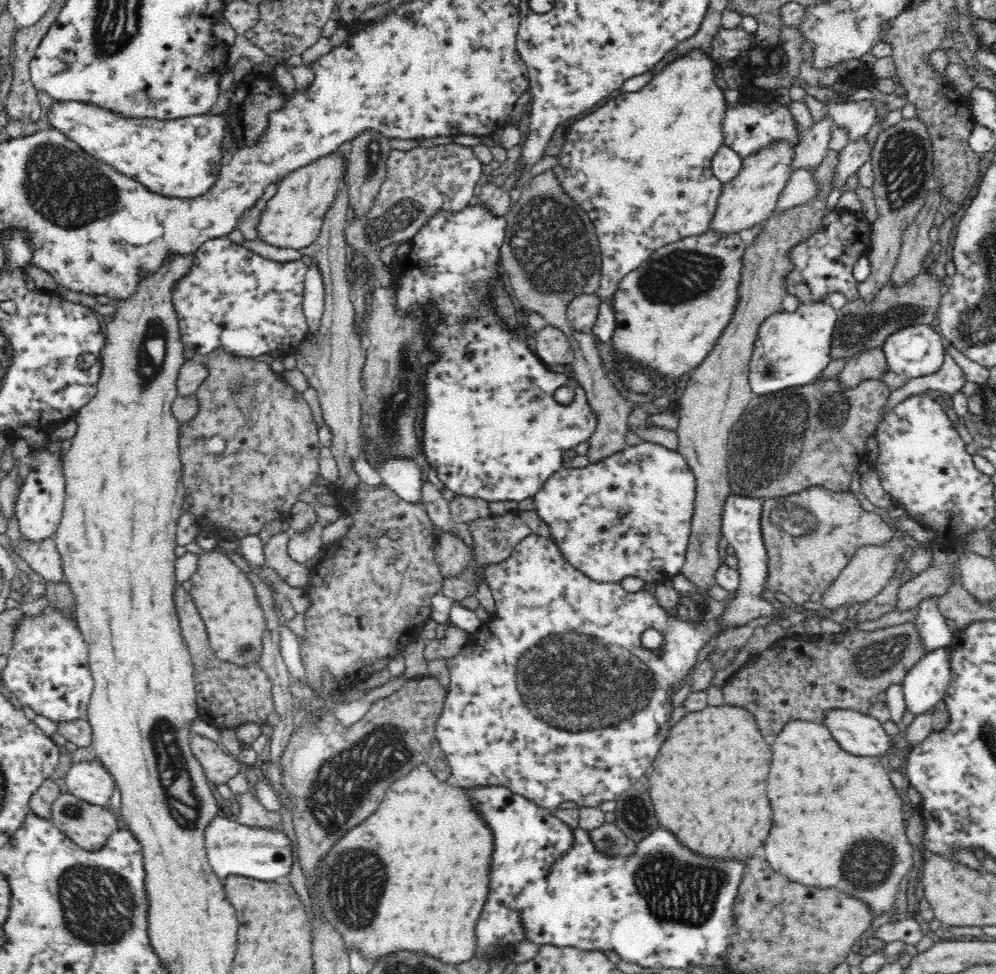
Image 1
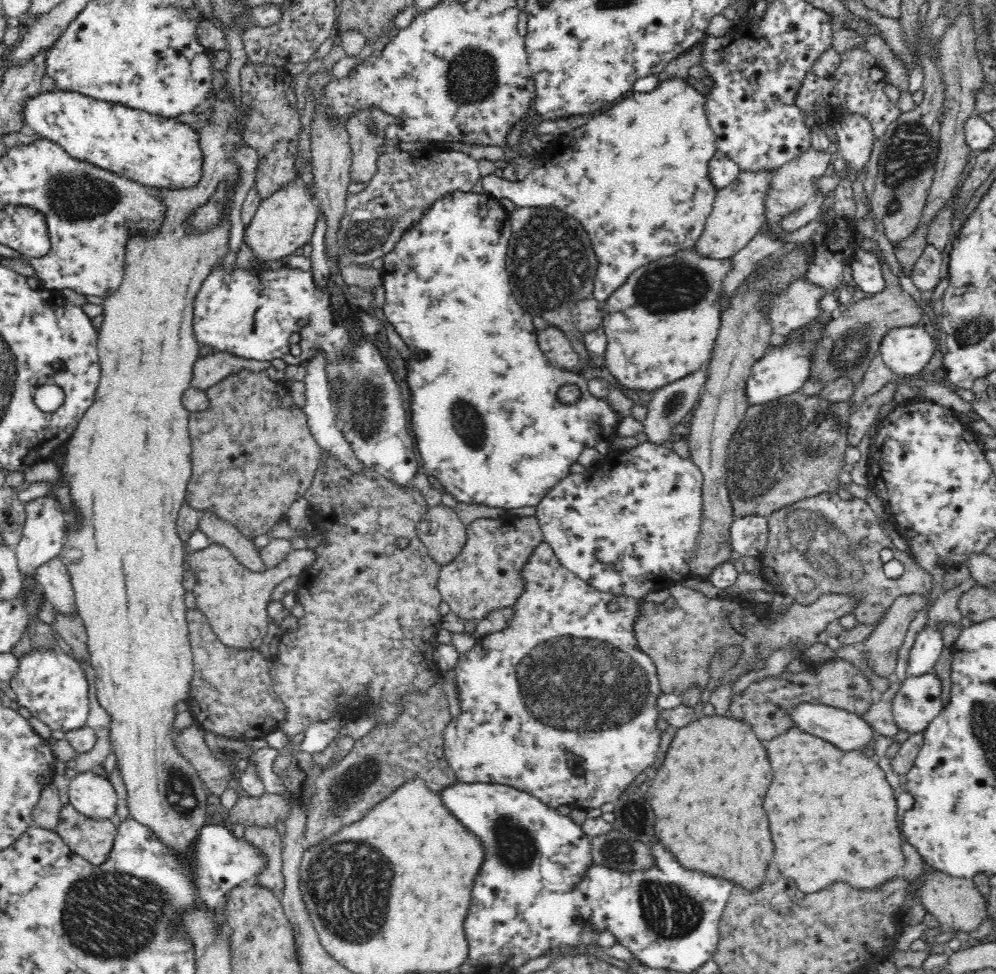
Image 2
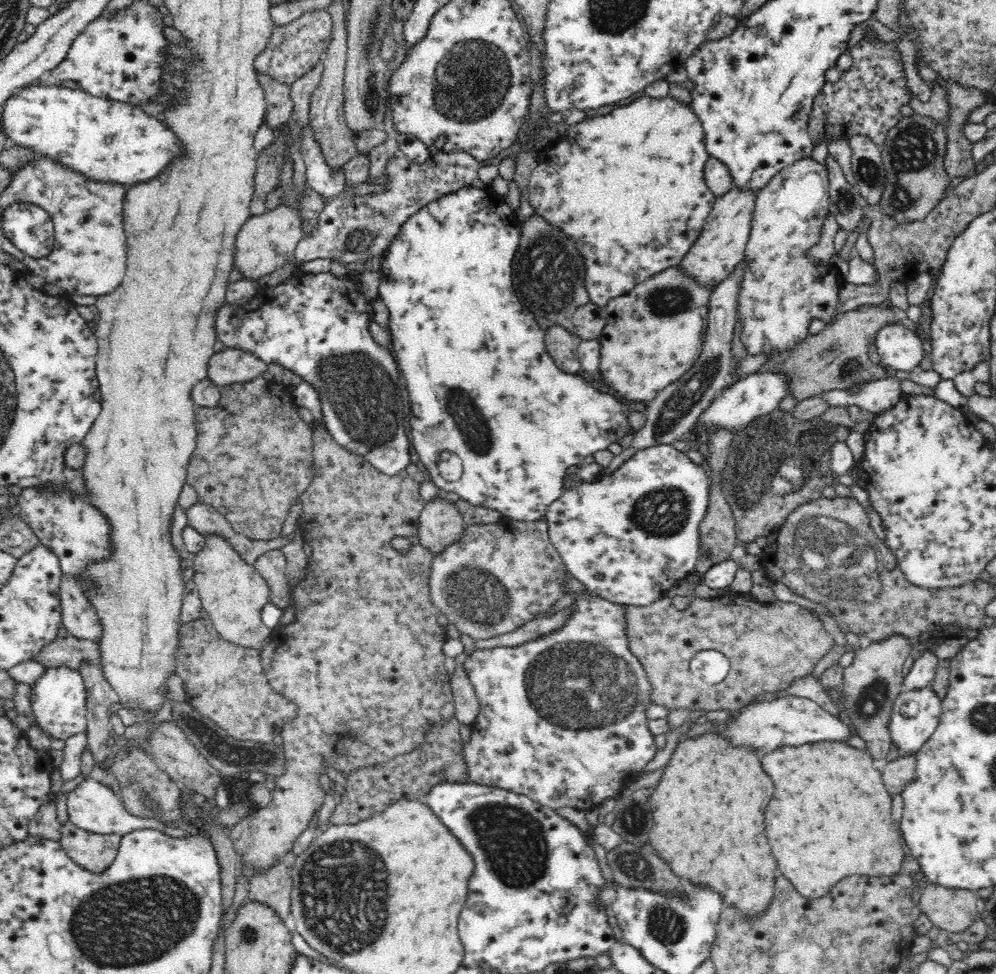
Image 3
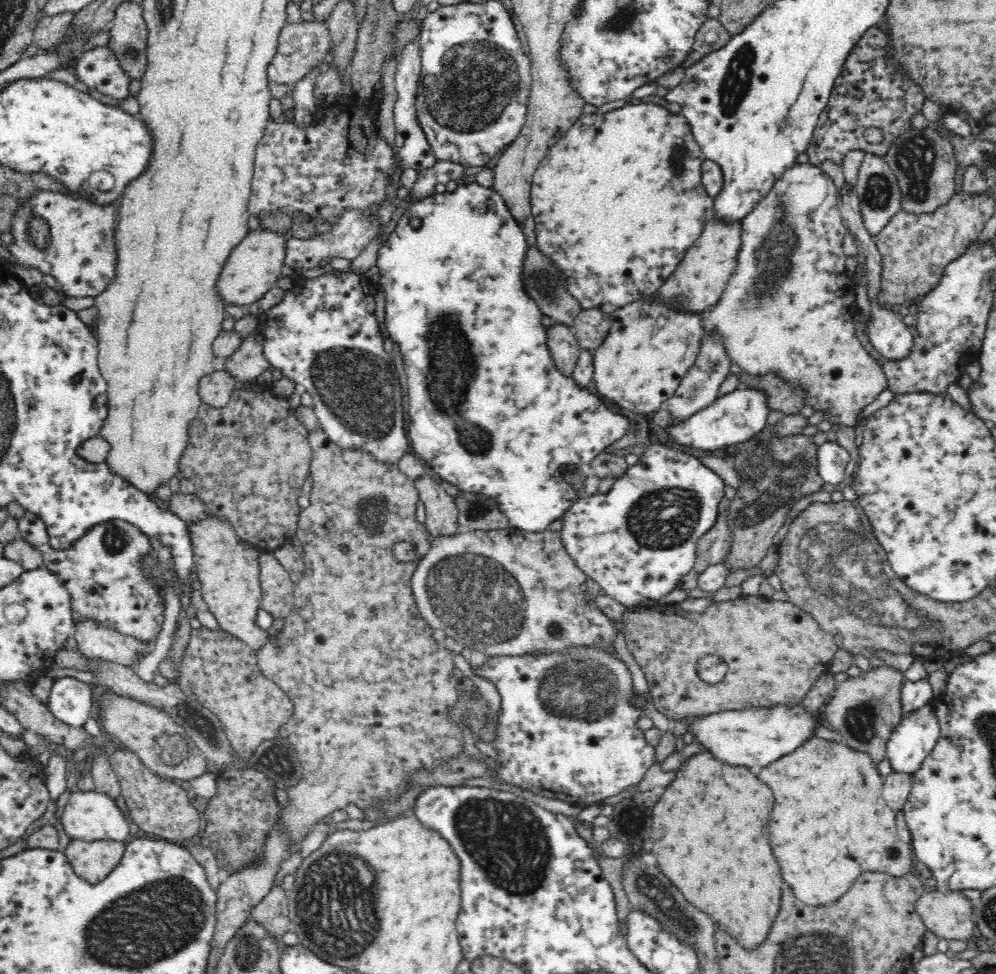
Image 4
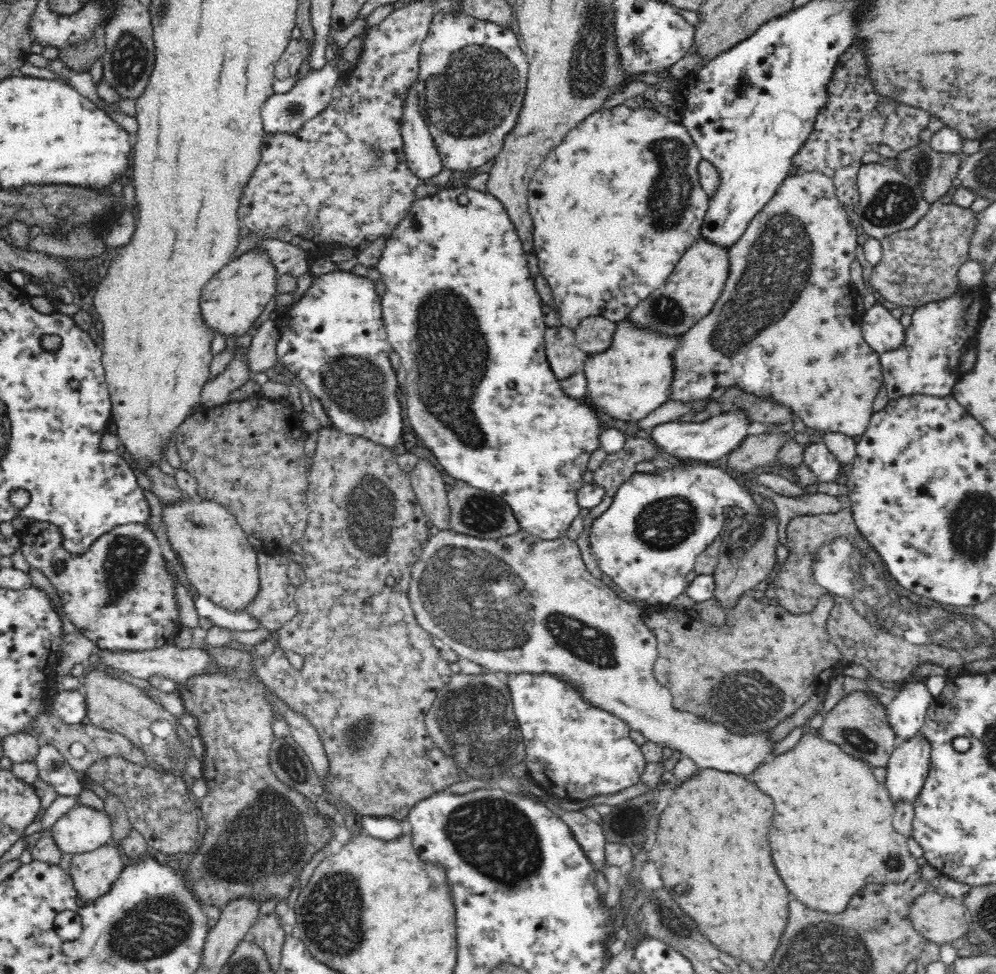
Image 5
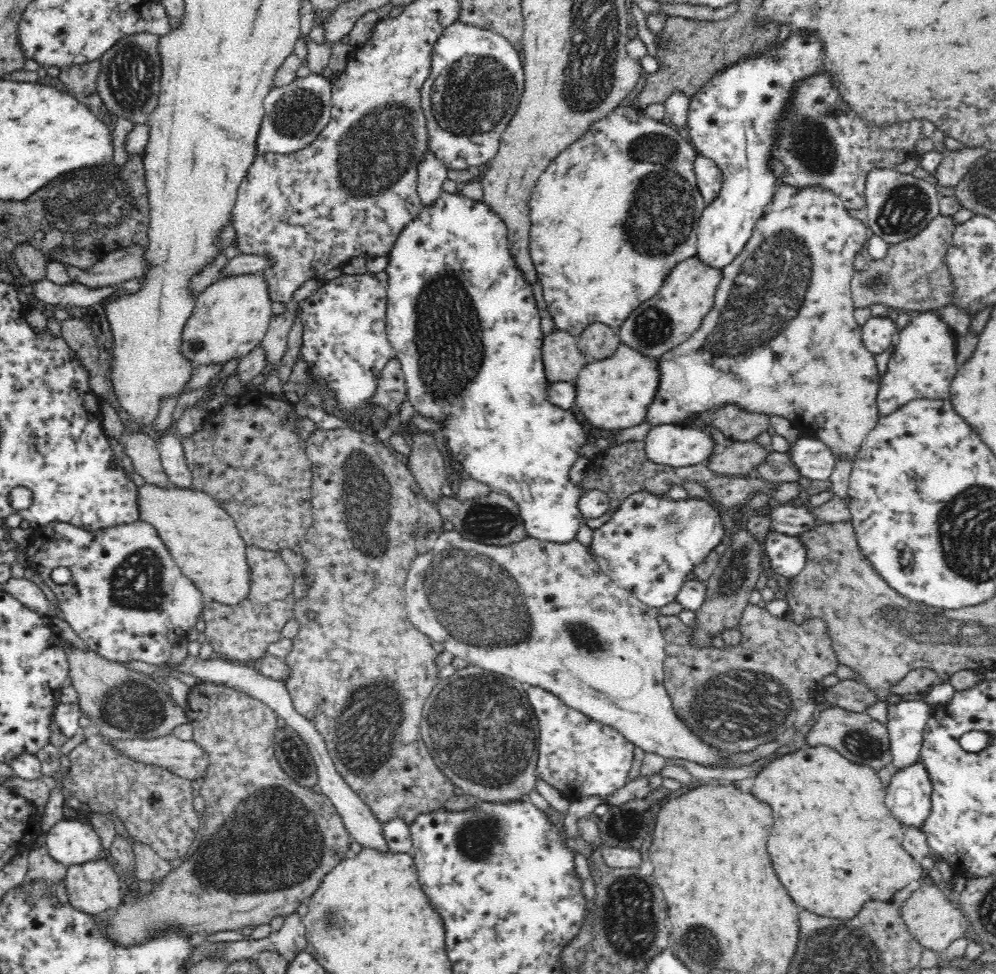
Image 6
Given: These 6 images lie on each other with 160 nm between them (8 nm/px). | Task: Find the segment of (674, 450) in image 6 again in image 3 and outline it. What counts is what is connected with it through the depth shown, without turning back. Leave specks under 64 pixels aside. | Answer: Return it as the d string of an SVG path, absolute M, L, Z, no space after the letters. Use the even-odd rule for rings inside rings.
M759 370L746 376L744 380L723 390L711 404L702 412L698 420L698 426L710 430L710 427L724 426L738 432L753 418L769 413L778 407L782 398L786 398L791 390L790 373L785 371L762 371Z

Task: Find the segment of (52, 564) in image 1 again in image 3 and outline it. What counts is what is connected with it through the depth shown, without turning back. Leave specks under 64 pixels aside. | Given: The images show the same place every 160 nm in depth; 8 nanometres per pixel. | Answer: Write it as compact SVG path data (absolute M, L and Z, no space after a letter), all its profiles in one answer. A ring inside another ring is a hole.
M61 572L56 594L58 594L62 626L76 638L96 642L100 632L98 618L87 602L79 582L80 580L74 575Z

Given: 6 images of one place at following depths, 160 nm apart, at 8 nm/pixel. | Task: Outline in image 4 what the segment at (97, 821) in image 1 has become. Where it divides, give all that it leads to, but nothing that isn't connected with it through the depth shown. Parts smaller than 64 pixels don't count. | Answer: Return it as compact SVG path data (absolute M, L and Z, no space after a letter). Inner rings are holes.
M70 838L65 855L75 874L86 881L100 882L118 865L124 854L125 841L87 841Z

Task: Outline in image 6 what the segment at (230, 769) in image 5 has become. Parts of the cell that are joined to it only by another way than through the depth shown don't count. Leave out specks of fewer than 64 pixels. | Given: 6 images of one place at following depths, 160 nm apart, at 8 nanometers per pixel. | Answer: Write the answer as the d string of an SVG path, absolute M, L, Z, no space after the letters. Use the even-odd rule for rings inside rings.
M199 683L196 686L190 687L187 704L184 708L187 714L187 719L193 728L193 740L196 741L206 753L208 766L205 770L205 775L200 778L198 782L198 789L200 790L200 796L204 799L204 836L202 836L202 844L198 848L198 860L196 860L196 876L204 882L200 884L198 880L190 880L190 870L192 870L192 862L184 862L180 864L178 868L173 868L170 873L163 876L160 883L157 884L154 890L146 894L141 894L136 897L131 903L123 903L108 915L109 918L109 934L113 939L117 939L122 945L130 945L131 943L139 943L144 938L157 933L158 930L166 929L166 926L182 926L184 929L188 929L190 933L197 934L197 936L208 936L219 931L237 930L246 926L258 926L268 924L275 916L290 914L297 910L300 904L306 902L310 898L312 892L314 892L322 877L326 873L330 873L332 868L338 866L341 860L345 857L349 845L350 836L343 825L340 815L337 813L335 806L328 800L328 797L322 793L314 793L310 788L300 786L297 782L294 782L278 764L275 752L274 752L274 740L278 730L277 720L278 716L272 712L268 706L262 701L256 698L252 698L250 695L245 695L234 688L227 687L218 683Z

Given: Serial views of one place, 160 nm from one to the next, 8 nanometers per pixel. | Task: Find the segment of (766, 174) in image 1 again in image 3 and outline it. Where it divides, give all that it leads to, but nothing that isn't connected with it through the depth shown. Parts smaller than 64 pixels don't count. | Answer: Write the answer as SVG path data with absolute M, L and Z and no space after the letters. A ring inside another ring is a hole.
M734 186L726 194L716 197L696 243L679 263L686 273L694 275L698 281L715 288L745 258L754 210L756 210L757 191L752 187Z

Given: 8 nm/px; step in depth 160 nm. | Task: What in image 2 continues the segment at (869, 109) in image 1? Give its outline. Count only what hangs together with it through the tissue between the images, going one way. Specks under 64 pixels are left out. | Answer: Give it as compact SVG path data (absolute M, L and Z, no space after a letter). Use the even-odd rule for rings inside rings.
M842 114L833 123L838 135L838 151L856 171L862 171L870 160L875 136L871 122L859 114Z

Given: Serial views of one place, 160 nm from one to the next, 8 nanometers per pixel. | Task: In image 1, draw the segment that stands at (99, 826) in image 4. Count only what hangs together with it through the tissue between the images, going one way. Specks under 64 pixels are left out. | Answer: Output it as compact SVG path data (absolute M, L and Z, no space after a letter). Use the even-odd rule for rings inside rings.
M82 760L72 764L65 783L70 793L95 805L110 806L116 784L100 760Z

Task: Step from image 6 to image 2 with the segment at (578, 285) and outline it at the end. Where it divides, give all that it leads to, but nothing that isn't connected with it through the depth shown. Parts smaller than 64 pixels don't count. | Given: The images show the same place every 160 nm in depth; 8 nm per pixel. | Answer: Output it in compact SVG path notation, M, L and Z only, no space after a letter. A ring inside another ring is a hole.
M679 75L662 79L651 92L634 91L633 94L624 98L624 100L616 102L604 114L594 115L580 128L570 130L572 134L567 134L566 130L564 142L558 142L558 147L552 152L548 162L542 164L542 166L532 168L530 174L522 182L510 182L496 174L488 174L488 176L483 176L482 178L482 187L487 194L496 198L504 197L510 199L518 207L557 206L580 221L584 225L584 229L588 231L594 251L598 257L599 266L596 278L594 278L593 296L596 300L604 302L629 277L629 274L639 266L652 262L657 258L672 255L674 251L683 250L684 247L695 247L698 240L702 237L707 218L713 209L715 196L719 191L719 188L711 182L709 176L710 159L719 149L717 148L716 134L712 131L709 124L706 104L706 94L698 92L692 84L688 84L688 80L680 78Z

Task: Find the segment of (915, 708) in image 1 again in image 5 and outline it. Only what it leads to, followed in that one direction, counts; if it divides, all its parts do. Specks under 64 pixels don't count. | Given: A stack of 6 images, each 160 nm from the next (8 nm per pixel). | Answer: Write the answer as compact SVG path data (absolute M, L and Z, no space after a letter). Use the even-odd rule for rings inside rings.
M921 731L904 740L898 740L894 750L890 753L887 762L886 786L889 790L892 802L898 799L913 802L915 796L924 784L924 779L930 770L932 745L930 739Z

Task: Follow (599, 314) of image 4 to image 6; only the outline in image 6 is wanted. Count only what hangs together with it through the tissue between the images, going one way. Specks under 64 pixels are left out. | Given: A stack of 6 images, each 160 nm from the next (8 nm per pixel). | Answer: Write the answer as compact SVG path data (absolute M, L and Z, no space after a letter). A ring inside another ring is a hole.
M599 322L589 324L577 337L577 347L592 360L609 357L621 341L617 329Z

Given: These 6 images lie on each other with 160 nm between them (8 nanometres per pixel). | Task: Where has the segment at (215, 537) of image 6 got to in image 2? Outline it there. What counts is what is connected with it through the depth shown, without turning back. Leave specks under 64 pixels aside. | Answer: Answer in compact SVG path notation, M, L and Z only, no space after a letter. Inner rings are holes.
M211 543L204 550L191 552L188 563L196 581L192 593L196 597L198 609L223 646L227 649L257 650L264 635L270 630L267 609L272 590L288 576L300 575L317 558L318 553L314 548L292 549L277 567L264 572L252 572L238 562L225 546Z

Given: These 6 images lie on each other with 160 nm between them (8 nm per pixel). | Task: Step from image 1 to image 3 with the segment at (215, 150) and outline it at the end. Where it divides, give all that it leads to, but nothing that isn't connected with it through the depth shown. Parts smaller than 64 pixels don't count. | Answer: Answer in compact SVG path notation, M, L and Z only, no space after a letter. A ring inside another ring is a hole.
M26 84L6 99L2 110L3 130L10 139L10 145L28 146L38 152L50 154L50 158L70 166L88 178L114 180L122 184L148 182L160 176L174 160L186 156L186 146L164 121L148 116L144 110L126 102L108 101L86 94L82 89L61 85Z

